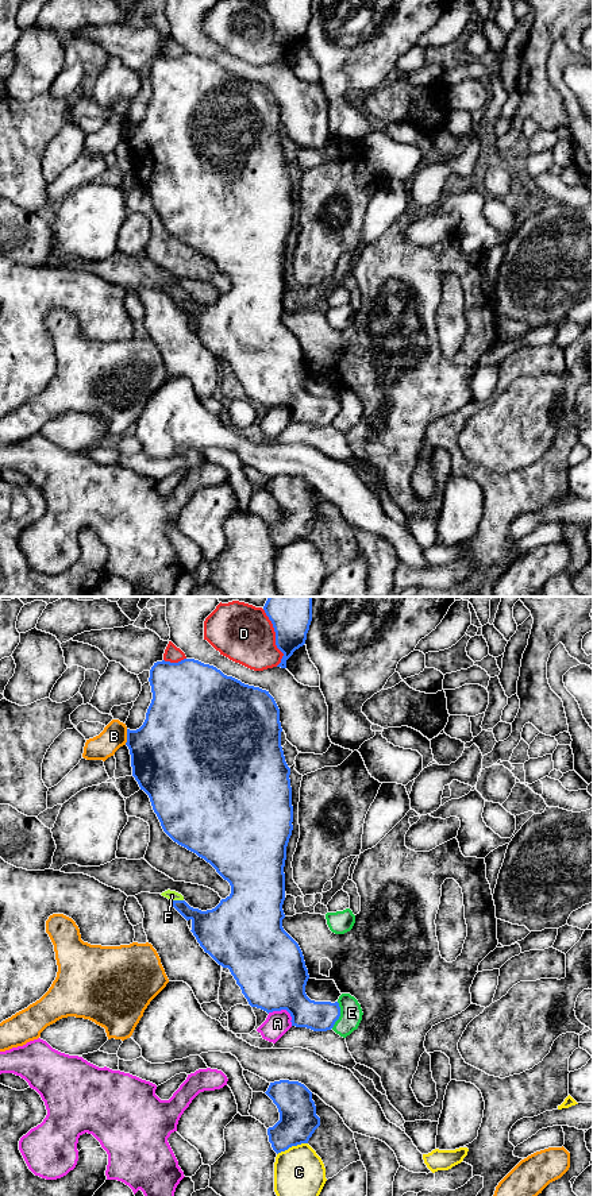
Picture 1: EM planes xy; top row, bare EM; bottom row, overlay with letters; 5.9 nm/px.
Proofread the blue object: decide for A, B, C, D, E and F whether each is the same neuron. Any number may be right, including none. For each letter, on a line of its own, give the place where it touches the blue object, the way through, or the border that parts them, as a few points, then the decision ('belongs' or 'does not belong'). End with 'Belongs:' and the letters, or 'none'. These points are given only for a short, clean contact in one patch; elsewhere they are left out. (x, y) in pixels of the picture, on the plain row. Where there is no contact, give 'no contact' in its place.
A: meets blue in xy at (284, 404); does not belong
B: meets blue in xy at (127, 132); does not belong
C: meets blue in xy at (292, 540); does not belong
D: meets blue in xy at (276, 33); does not belong
E: meets blue in xy at (339, 411); border along xy (338, 397), (339, 413), (331, 423); does not belong
F: meets blue in xy at (177, 296); runs through xy (210, 323), (177, 296), (172, 290); belongs
Belongs: F

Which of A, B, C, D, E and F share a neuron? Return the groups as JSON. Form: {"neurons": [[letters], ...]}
{"neurons": [["A"], ["B"], ["C"], ["D"], ["E"], ["F"]]}

